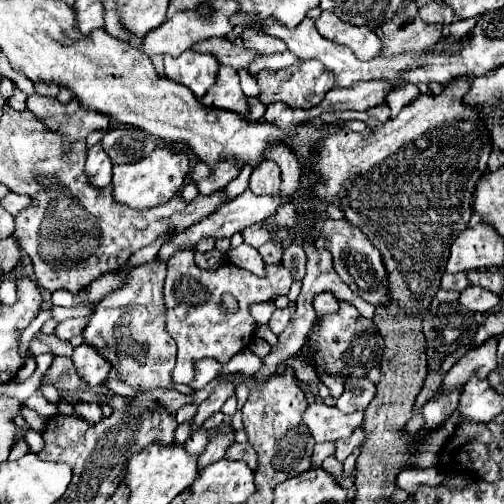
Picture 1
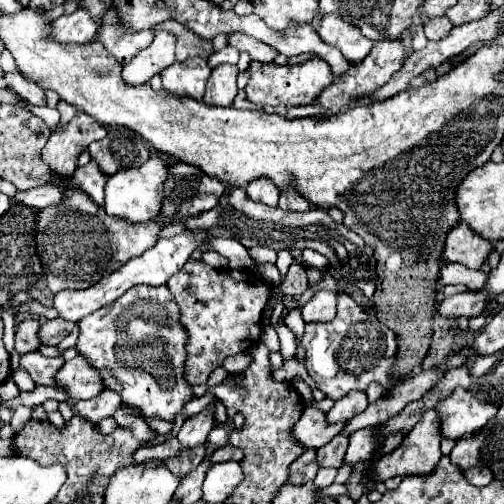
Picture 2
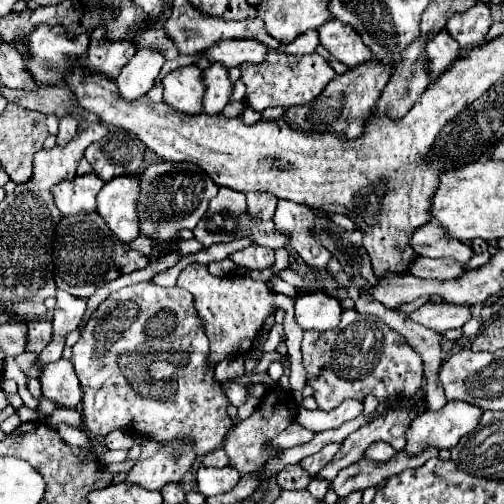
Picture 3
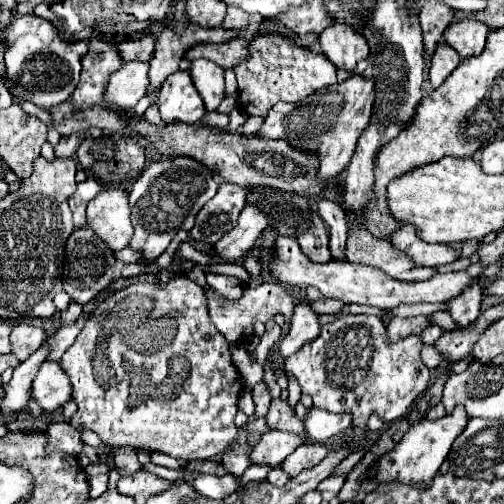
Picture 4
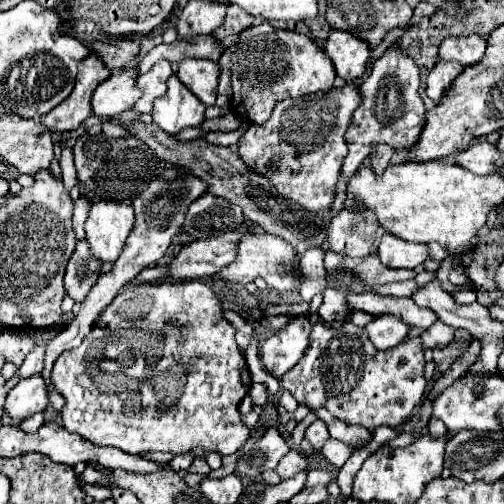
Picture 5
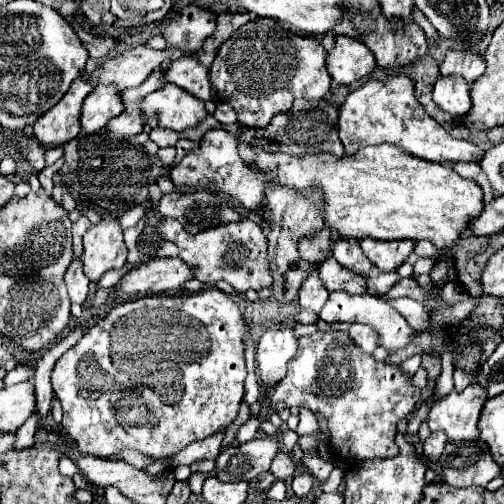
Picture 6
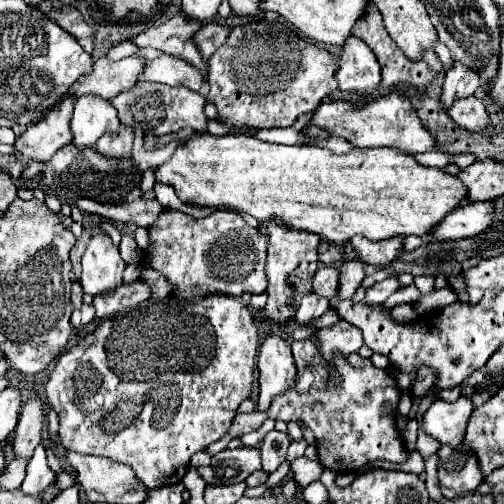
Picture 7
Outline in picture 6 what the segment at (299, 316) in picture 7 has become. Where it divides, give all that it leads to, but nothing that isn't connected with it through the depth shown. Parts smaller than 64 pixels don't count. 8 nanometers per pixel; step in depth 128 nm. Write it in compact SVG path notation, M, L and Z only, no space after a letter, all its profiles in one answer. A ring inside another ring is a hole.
M312 272L312 276L308 276L308 280L300 288L298 302L300 302L302 308L312 310L312 312L318 314L326 300L328 300L328 290L324 288L324 284L320 284L318 272Z

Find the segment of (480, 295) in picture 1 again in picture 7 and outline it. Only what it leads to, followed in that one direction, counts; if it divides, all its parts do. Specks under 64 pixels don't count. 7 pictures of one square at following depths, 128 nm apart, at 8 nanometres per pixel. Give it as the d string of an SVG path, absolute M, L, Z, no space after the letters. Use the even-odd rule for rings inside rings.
M344 320L332 328L318 328L314 340L326 362L330 362L336 354L350 356L352 352L358 352L358 348L362 346L360 330Z

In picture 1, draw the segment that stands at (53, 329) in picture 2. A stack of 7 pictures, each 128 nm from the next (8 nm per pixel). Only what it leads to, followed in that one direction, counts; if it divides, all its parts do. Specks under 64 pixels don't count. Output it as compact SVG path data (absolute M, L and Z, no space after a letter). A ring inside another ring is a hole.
M70 318L64 320L56 326L54 336L58 336L60 340L70 340L72 336L78 336L84 330L84 324L88 324L88 318Z

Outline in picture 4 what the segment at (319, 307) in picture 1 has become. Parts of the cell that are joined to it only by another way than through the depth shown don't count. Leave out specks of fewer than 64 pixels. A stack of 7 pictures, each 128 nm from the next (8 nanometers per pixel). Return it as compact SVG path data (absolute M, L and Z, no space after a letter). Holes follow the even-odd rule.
M300 302L294 308L294 318L290 324L290 330L284 334L284 338L278 344L278 352L282 358L288 358L296 354L304 344L312 342L320 334L318 314L314 314L308 308L308 302Z

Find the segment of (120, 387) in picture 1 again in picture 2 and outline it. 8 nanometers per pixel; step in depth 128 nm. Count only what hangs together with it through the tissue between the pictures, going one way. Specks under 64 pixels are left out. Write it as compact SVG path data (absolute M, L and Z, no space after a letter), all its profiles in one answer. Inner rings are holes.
M104 390L98 396L81 400L75 405L76 413L94 424L113 414L120 408L121 398L115 392Z

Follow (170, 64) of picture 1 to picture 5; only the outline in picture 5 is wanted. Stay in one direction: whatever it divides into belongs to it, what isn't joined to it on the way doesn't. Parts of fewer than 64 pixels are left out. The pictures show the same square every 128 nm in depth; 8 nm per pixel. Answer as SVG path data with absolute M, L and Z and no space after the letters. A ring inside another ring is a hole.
M176 76L168 78L168 92L154 102L152 118L158 128L168 134L178 134L182 128L196 128L204 120L204 104L188 90L182 88Z

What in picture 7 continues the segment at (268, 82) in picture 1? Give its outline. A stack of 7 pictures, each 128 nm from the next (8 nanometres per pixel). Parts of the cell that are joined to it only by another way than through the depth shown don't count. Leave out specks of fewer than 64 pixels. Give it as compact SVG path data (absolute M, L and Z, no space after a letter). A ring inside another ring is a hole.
M250 22L230 32L226 44L208 60L208 102L218 108L218 116L230 124L250 124L256 128L288 128L300 114L318 108L324 96L336 92L336 58L296 36L280 22Z

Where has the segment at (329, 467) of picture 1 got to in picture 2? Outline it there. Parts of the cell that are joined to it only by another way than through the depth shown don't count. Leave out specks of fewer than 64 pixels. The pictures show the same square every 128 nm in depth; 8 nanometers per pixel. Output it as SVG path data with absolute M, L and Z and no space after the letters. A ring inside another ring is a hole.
M320 468L318 470L318 474L316 474L316 478L314 478L314 486L316 488L326 488L326 486L330 486L332 482L334 482L334 476L336 476L336 470L334 468Z

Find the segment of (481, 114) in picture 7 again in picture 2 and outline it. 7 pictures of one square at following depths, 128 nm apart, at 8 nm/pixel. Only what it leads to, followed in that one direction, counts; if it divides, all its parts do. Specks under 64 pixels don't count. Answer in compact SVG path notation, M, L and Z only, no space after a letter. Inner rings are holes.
M446 16L440 18L440 20L430 20L430 22L424 26L424 34L426 34L426 38L428 38L430 42L442 40L450 30L452 30L452 22L450 22Z

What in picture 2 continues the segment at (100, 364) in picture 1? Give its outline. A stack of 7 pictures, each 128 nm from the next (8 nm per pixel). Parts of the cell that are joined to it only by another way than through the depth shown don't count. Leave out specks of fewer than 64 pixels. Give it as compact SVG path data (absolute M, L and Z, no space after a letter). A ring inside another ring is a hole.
M82 356L64 362L64 366L56 372L54 378L56 378L56 388L66 392L72 402L88 400L102 392L100 376L96 376L96 372L92 374L92 368L88 368Z

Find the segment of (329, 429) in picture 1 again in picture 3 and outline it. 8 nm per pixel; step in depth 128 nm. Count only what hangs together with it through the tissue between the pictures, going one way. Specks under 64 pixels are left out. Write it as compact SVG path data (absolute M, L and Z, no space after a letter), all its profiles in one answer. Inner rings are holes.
M292 422L284 432L280 432L276 438L272 438L268 442L268 446L278 448L278 450L286 450L286 448L294 448L294 446L310 442L312 436L314 436L314 432L308 432L306 428L300 428L300 424Z

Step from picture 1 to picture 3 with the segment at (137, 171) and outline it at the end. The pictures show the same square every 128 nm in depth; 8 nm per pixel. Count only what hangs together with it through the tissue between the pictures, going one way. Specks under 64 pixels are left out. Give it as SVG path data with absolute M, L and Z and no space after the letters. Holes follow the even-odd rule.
M120 176L106 182L96 196L98 214L104 218L108 228L118 236L122 244L132 242L138 232L136 200L138 200L138 178Z

